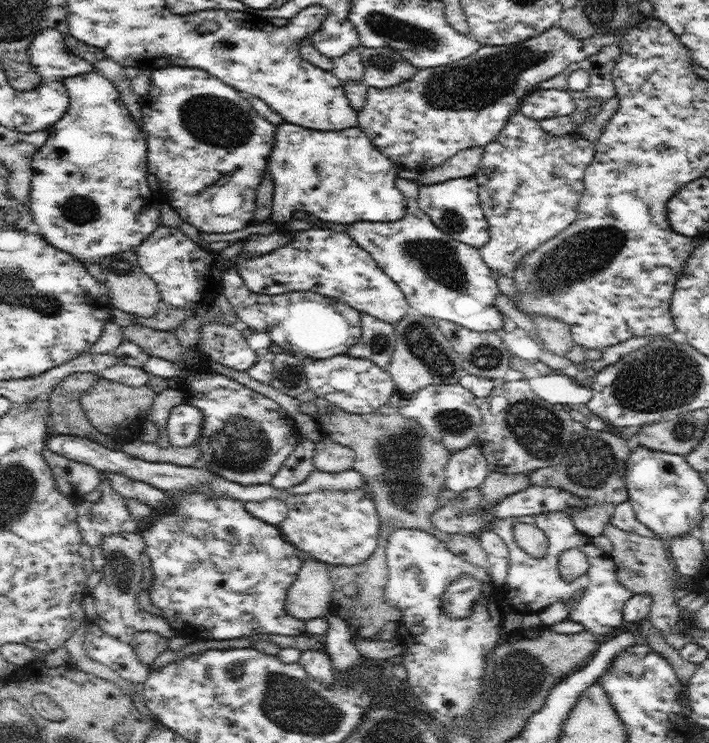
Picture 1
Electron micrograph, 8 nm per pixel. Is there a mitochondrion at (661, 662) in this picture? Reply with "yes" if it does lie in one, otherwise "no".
no

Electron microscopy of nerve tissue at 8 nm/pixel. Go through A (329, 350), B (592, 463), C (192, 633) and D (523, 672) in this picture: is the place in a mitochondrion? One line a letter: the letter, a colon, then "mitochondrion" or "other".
A: other
B: mitochondrion
C: other
D: mitochondrion

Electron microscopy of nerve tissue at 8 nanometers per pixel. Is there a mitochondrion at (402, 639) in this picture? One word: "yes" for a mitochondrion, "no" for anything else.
no

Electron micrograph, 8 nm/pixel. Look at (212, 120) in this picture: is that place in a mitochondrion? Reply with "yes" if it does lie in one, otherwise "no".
yes

